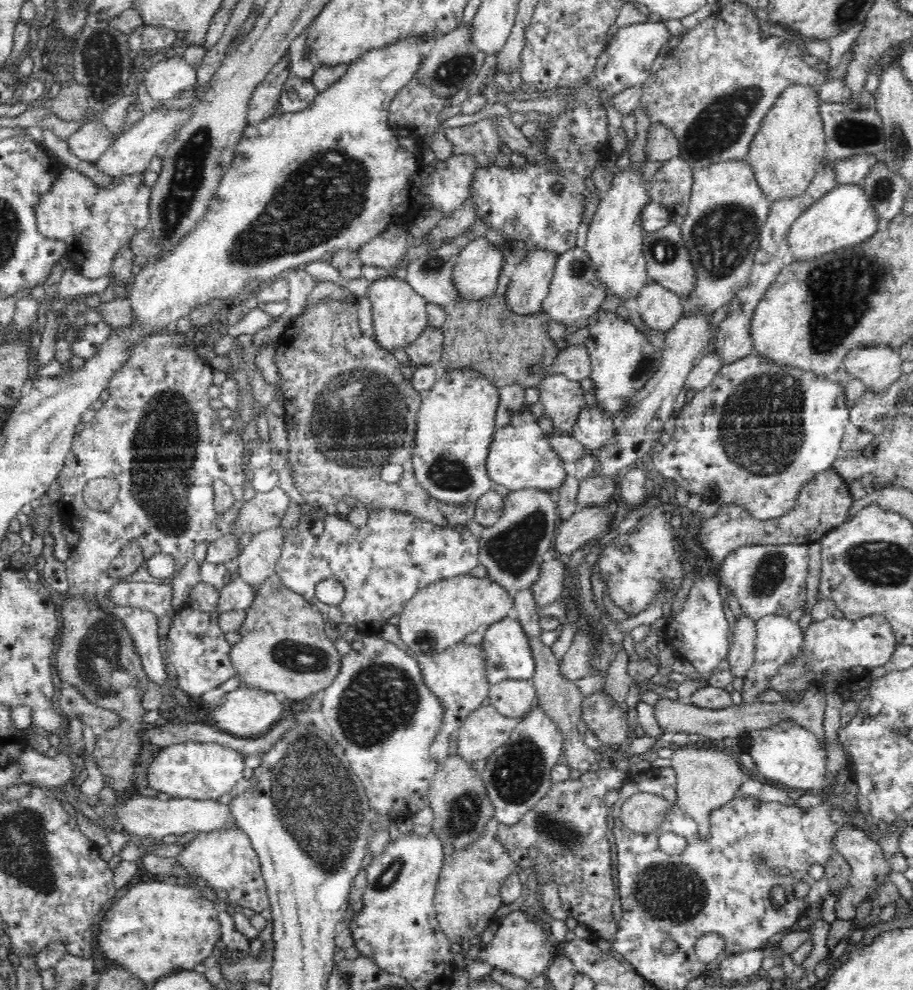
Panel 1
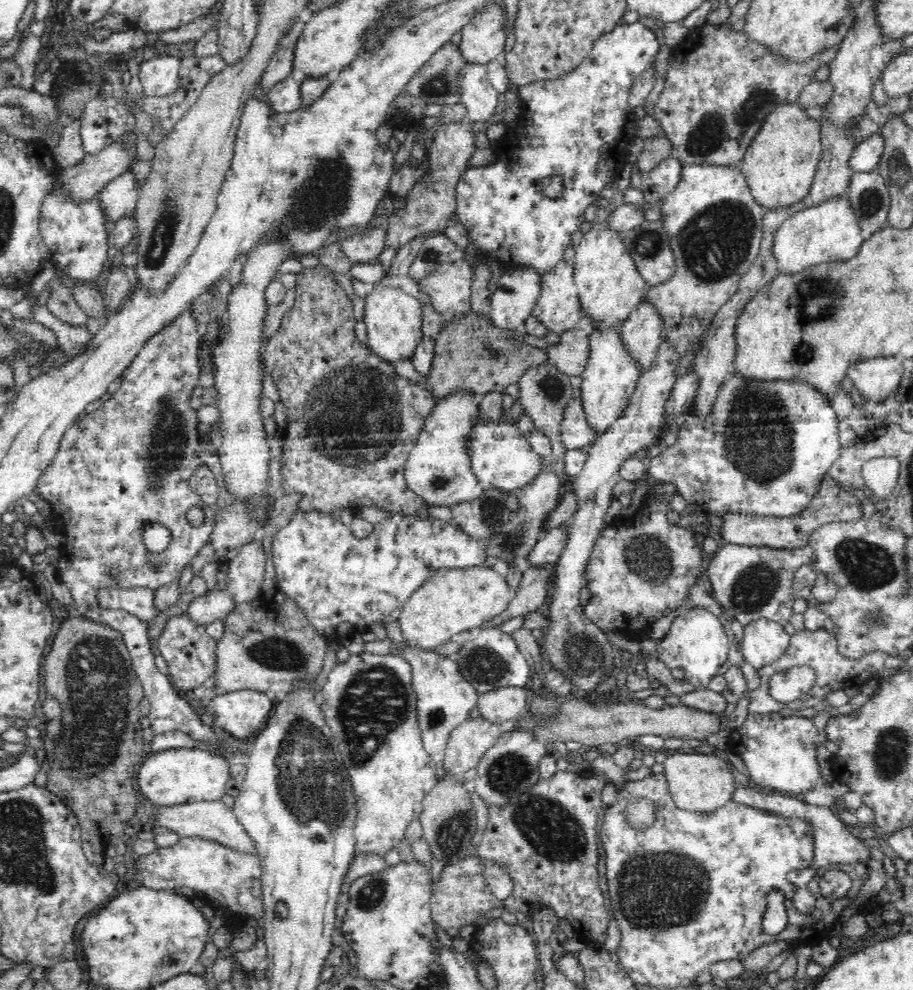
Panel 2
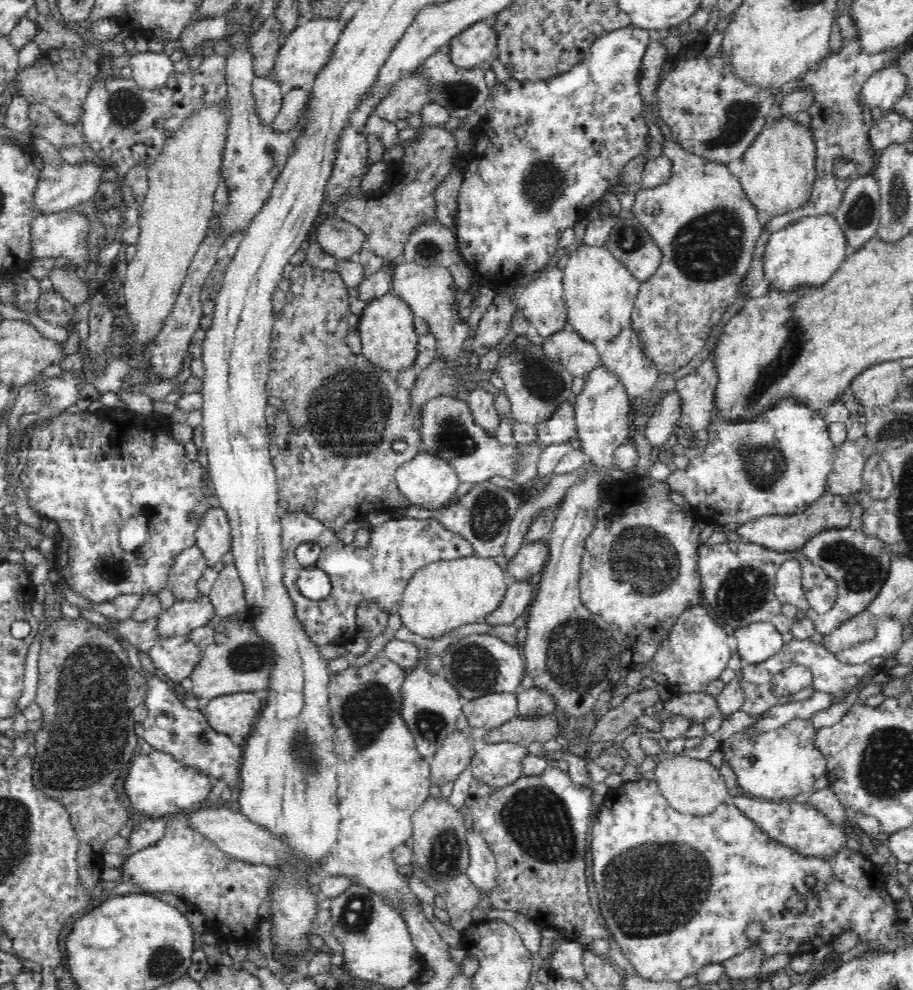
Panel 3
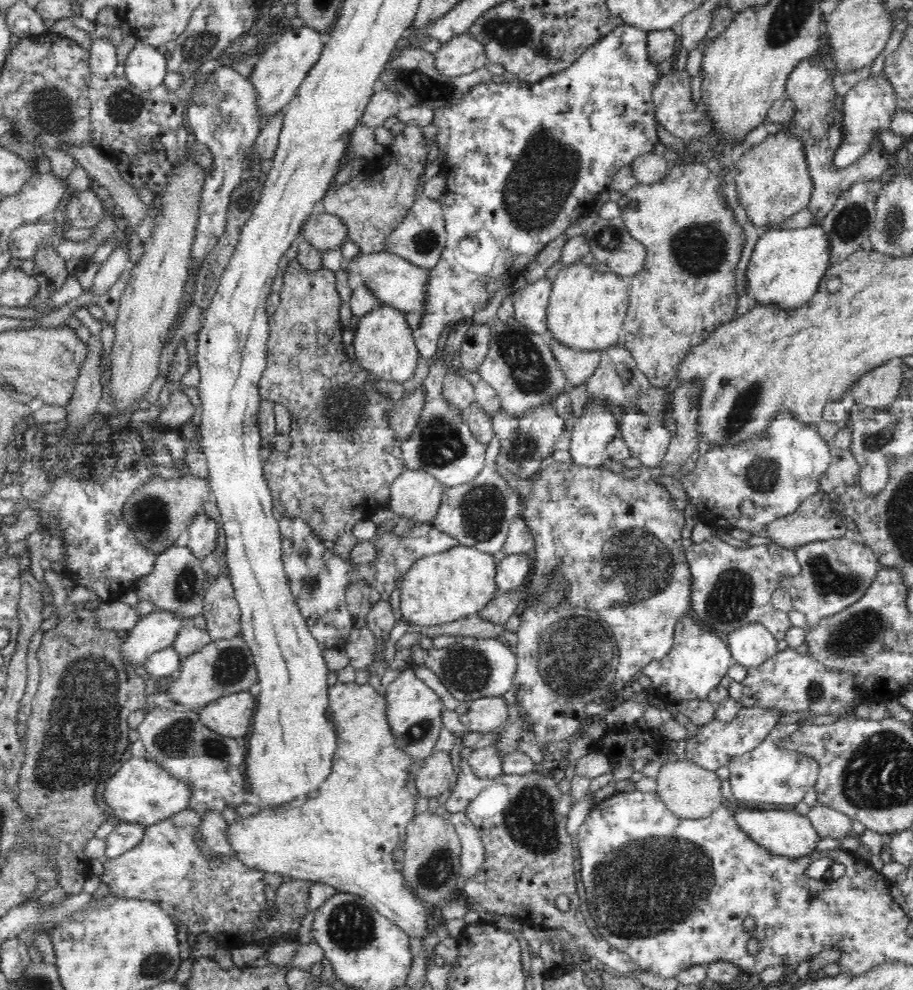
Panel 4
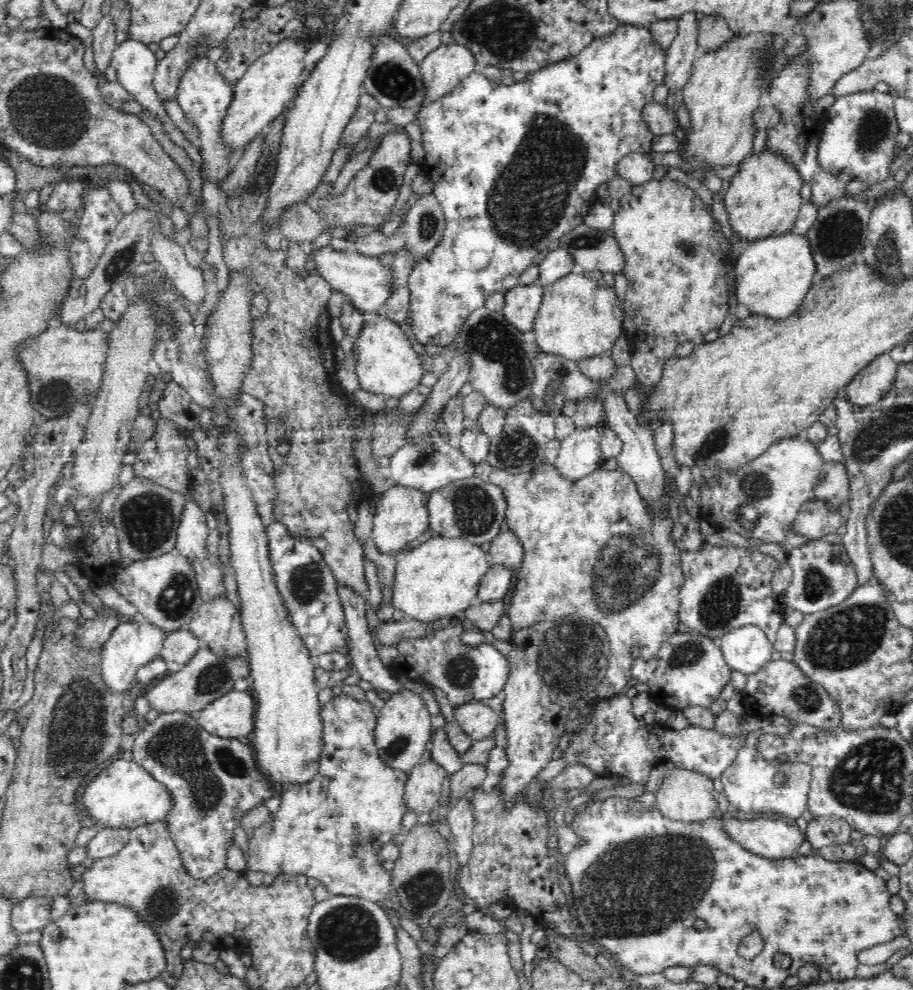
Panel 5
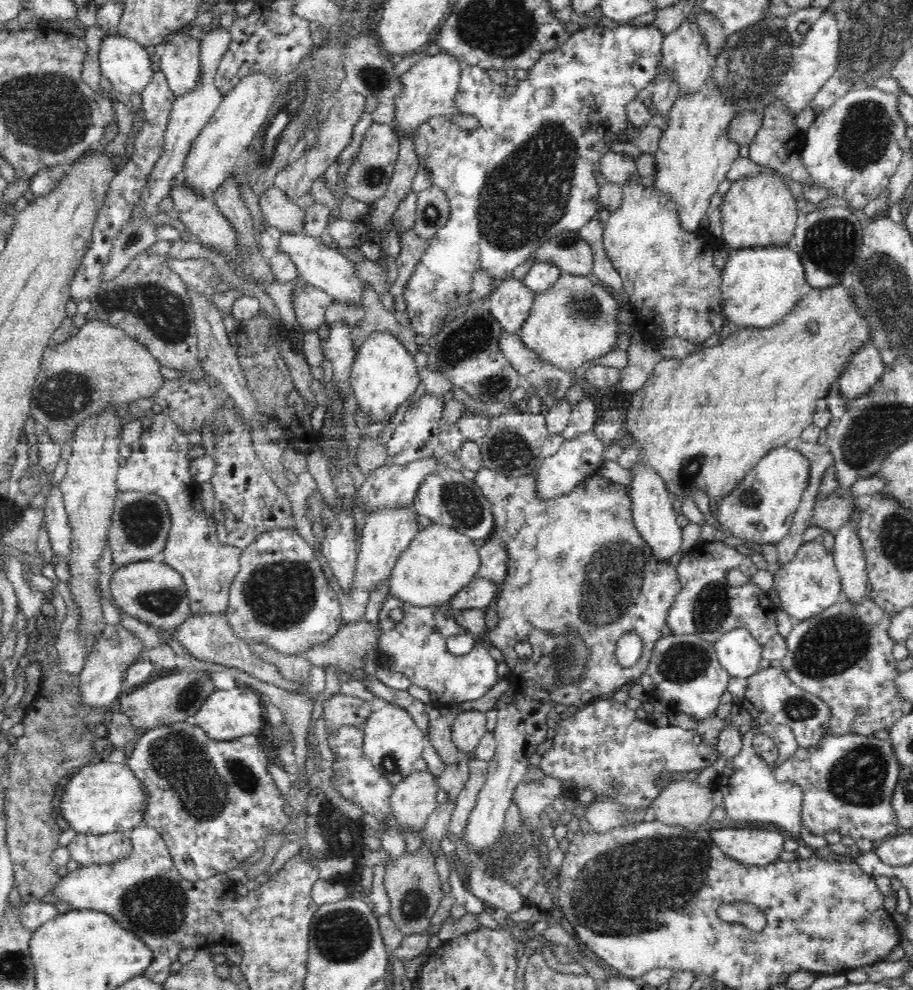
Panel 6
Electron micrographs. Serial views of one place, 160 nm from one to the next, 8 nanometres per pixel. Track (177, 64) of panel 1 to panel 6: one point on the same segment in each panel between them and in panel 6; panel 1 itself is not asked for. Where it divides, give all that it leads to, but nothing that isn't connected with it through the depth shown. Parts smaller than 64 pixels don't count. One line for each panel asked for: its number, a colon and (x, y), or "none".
2: (160, 76)
3: (150, 70)
4: (145, 68)
5: (135, 64)
6: (125, 62)

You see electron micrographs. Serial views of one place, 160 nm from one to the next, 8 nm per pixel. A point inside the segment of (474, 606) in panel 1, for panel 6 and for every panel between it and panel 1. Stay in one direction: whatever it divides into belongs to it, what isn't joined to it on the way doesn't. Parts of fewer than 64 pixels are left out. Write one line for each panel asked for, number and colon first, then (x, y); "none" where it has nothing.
2: (451, 601)
3: (444, 595)
4: (440, 589)
5: (440, 578)
6: (440, 562)

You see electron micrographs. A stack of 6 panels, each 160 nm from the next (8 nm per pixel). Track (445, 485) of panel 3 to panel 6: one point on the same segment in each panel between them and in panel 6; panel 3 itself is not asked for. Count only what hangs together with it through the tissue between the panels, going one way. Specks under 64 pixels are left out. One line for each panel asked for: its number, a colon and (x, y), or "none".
4: (416, 494)
5: (401, 516)
6: (387, 532)

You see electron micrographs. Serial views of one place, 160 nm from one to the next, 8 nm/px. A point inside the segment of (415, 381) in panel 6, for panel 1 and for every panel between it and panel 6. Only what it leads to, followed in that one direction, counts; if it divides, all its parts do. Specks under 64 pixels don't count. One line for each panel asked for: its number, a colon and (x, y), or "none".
1: (400, 315)
2: (394, 319)
3: (389, 339)
4: (384, 344)
5: (386, 364)

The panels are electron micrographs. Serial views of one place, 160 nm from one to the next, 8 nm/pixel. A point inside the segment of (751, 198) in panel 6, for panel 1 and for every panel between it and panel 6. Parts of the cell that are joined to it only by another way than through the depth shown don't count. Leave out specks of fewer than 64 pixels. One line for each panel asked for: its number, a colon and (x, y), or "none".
1: (785, 153)
2: (779, 165)
3: (778, 172)
4: (773, 181)
5: (764, 197)

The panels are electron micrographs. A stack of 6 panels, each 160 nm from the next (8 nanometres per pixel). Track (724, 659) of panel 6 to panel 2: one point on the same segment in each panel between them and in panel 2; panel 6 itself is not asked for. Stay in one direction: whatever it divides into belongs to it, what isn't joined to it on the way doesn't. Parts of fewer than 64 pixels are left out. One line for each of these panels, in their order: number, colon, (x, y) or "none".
2: (764, 641)
3: (757, 642)
4: (751, 645)
5: (747, 649)

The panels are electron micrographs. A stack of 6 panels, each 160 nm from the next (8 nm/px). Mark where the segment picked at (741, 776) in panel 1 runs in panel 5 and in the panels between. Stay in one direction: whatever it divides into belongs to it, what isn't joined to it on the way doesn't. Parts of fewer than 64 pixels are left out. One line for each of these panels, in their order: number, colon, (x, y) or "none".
2: (700, 783)
3: (692, 786)
4: (690, 791)
5: (684, 795)

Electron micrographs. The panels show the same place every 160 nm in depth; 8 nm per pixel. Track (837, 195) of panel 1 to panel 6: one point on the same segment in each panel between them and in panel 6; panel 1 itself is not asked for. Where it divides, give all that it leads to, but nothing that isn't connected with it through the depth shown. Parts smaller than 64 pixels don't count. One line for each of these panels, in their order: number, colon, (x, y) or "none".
2: (828, 232)
3: (809, 250)
4: (787, 266)
5: (774, 274)
6: (761, 285)

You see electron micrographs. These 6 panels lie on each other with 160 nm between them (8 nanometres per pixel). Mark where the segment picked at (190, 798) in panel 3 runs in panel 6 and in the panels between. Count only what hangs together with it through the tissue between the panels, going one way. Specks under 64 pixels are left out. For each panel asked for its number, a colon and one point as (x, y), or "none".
4: (144, 792)
5: (127, 795)
6: (105, 797)

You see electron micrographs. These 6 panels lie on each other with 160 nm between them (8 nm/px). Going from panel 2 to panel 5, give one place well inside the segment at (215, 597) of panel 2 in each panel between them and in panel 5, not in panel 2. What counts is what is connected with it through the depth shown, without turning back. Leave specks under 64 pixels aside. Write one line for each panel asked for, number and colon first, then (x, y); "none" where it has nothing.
3: (183, 616)
4: (157, 630)
5: (133, 645)

